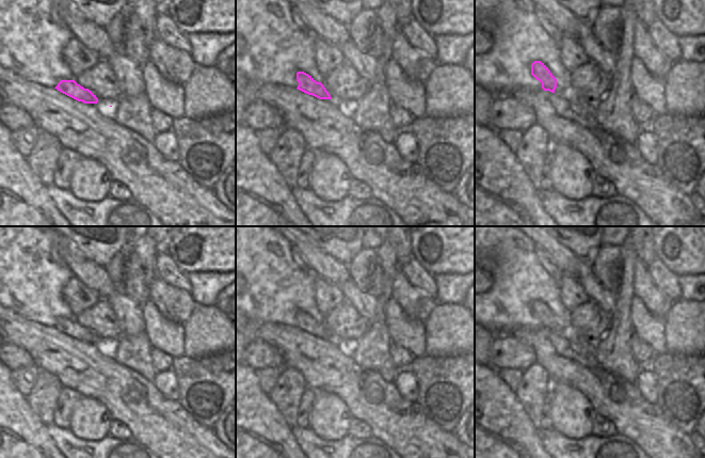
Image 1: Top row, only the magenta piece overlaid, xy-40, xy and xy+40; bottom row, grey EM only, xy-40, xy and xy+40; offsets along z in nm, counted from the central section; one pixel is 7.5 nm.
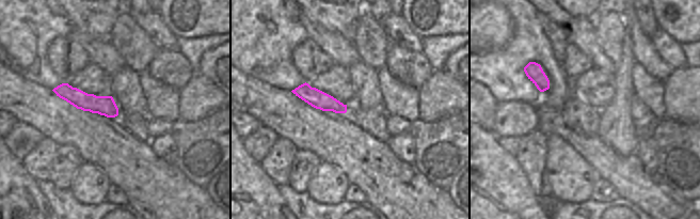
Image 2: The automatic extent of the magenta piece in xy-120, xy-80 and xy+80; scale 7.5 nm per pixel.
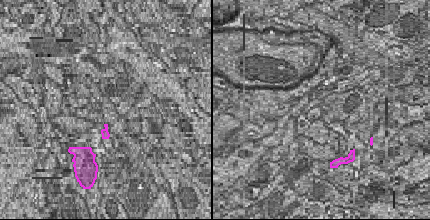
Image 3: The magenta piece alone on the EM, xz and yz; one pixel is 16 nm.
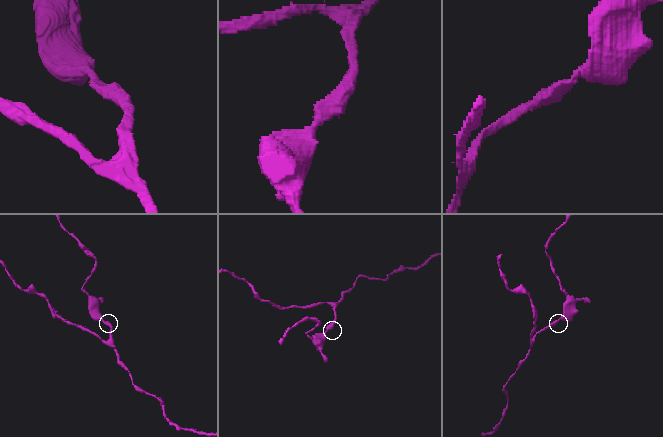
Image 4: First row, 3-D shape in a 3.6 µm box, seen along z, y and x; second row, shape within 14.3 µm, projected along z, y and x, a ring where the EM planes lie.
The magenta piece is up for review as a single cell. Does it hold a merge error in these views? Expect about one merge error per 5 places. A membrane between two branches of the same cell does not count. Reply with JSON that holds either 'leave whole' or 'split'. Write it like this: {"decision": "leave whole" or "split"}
{"decision": "leave whole"}

